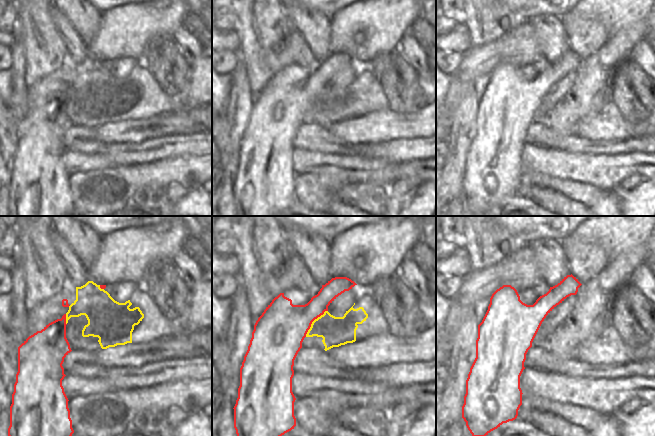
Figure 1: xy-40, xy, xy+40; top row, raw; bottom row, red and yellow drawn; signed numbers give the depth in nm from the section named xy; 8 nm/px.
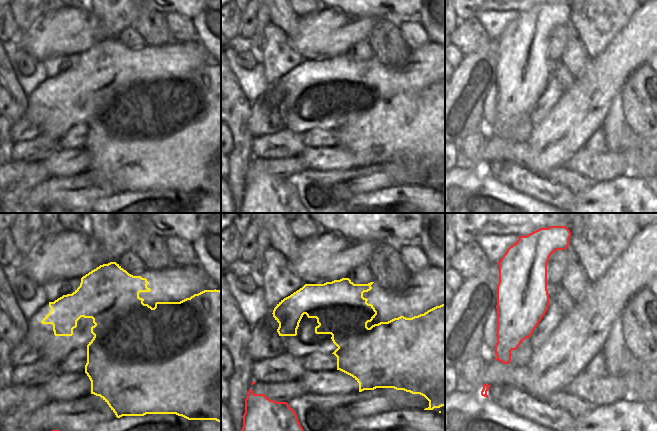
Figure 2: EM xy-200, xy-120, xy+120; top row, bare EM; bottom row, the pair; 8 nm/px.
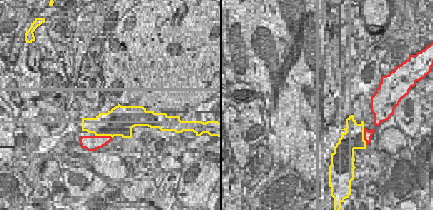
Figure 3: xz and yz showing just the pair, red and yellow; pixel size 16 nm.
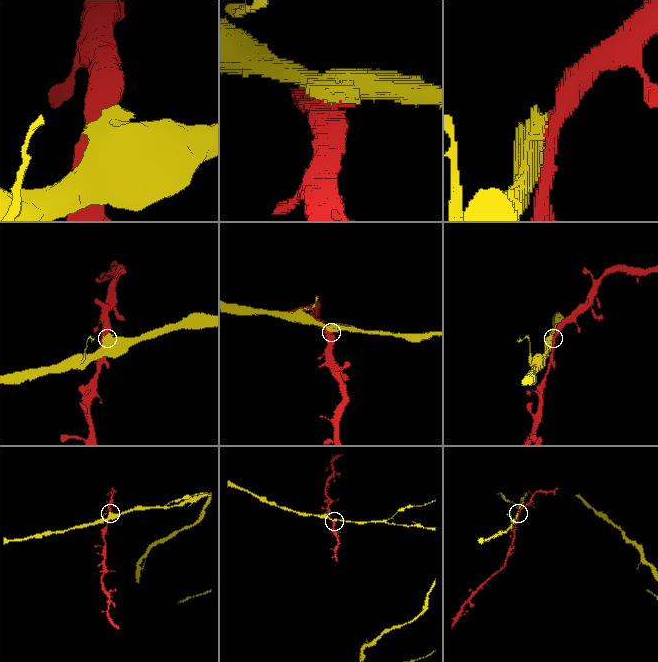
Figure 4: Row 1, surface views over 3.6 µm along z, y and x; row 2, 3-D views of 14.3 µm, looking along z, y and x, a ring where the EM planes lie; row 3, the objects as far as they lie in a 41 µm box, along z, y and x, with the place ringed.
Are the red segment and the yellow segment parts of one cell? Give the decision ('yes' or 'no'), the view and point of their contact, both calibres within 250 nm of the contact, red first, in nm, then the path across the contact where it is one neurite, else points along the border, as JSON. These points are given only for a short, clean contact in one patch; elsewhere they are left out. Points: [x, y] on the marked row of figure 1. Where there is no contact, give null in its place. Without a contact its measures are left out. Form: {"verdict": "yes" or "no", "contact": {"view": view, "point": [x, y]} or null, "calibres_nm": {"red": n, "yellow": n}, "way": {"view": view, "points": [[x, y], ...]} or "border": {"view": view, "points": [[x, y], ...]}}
{"verdict": "no", "contact": {"view": "xy", "point": [312, 321]}, "calibres_nm": {"red": 400, "yellow": 240}}

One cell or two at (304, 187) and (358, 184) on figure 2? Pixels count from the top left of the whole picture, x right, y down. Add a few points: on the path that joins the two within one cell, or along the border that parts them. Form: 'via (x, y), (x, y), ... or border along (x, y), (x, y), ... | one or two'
via (317, 184), (345, 184) | one

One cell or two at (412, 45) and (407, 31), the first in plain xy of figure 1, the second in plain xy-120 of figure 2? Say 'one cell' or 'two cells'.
one cell

